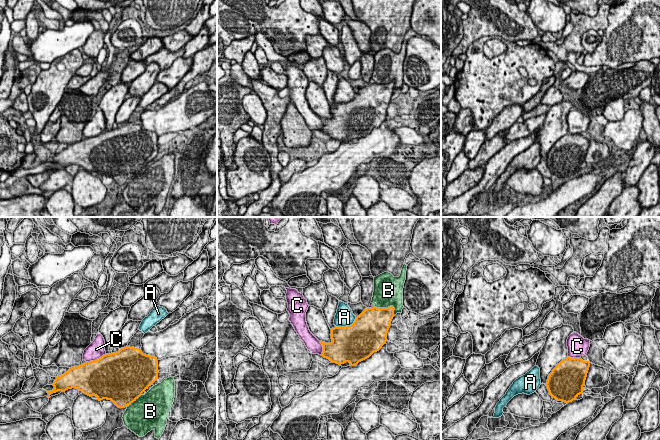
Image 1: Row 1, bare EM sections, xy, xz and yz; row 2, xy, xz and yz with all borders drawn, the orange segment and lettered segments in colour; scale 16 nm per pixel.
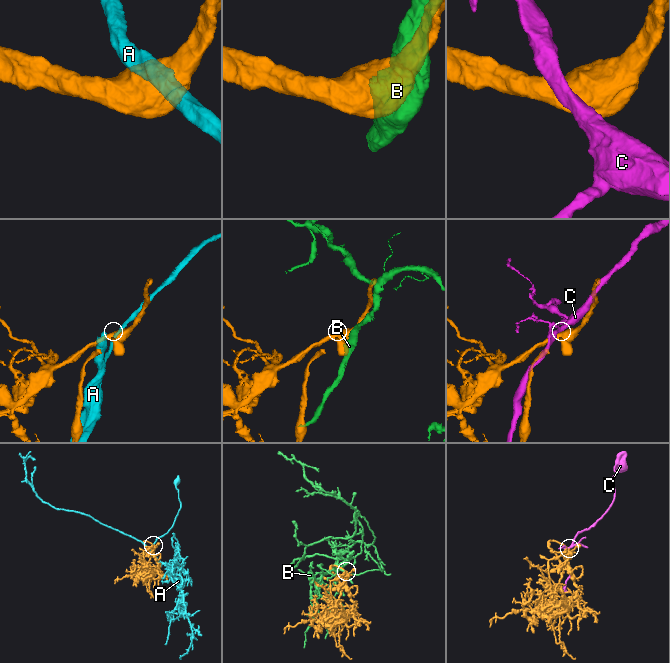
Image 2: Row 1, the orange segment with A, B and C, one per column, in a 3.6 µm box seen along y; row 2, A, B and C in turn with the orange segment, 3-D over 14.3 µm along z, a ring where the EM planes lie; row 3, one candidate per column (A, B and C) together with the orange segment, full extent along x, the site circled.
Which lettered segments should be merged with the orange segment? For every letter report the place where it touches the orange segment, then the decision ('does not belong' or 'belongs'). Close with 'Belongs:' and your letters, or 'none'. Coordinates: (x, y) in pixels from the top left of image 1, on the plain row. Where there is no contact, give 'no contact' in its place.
A: meets orange in xz at (346, 102); does not belong
B: meets orange in xz at (388, 83); does not belong
C: meets orange in xy at (95, 136); belongs
Belongs: C

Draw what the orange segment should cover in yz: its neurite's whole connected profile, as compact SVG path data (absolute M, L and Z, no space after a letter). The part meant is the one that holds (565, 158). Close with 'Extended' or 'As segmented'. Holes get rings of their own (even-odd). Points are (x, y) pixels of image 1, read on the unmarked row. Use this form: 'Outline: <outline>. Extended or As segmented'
Outline: M574 108L567 115L567 123L568 133L556 141L546 159L552 174L565 179L572 178L583 170L590 138L583 137L580 133L587 130L590 116Z. Extended

